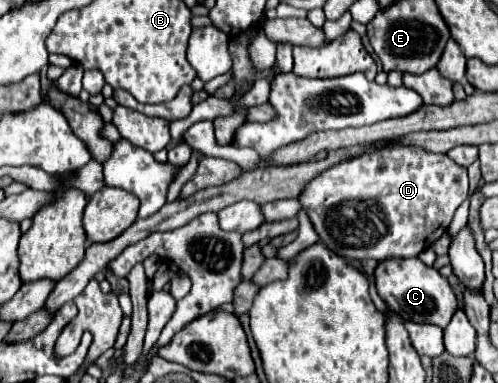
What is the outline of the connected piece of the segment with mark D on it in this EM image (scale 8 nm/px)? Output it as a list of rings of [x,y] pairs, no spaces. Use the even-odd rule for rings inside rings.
[[[394,146],[382,152],[370,152],[354,160],[336,164],[316,176],[298,196],[300,204],[308,210],[308,216],[324,246],[346,260],[386,260],[418,256],[448,230],[454,212],[466,198],[466,168],[454,164],[454,160],[450,160],[446,154],[434,154],[422,148],[408,146]]]

